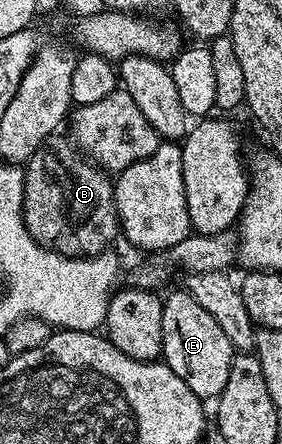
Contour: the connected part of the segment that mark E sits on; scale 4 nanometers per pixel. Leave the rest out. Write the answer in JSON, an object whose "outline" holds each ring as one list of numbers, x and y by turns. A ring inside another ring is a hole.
{"outline":[[179,289,163,299,161,329,162,362,173,369,173,373,177,373,199,399,210,401,218,397,225,389,225,381,229,381,229,365,237,354,221,325,213,321,213,316,186,289]]}

